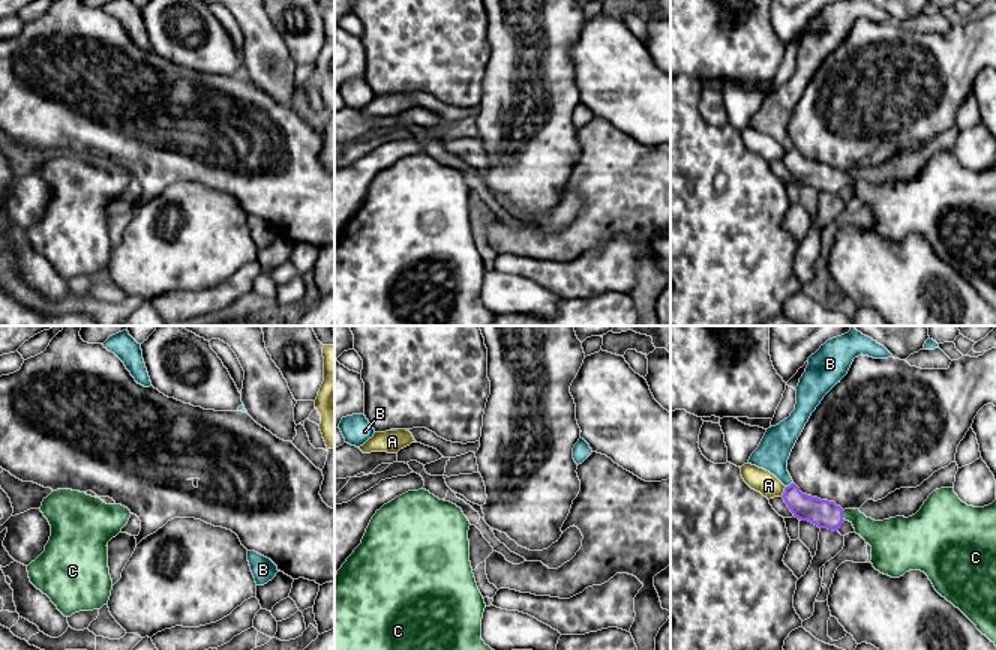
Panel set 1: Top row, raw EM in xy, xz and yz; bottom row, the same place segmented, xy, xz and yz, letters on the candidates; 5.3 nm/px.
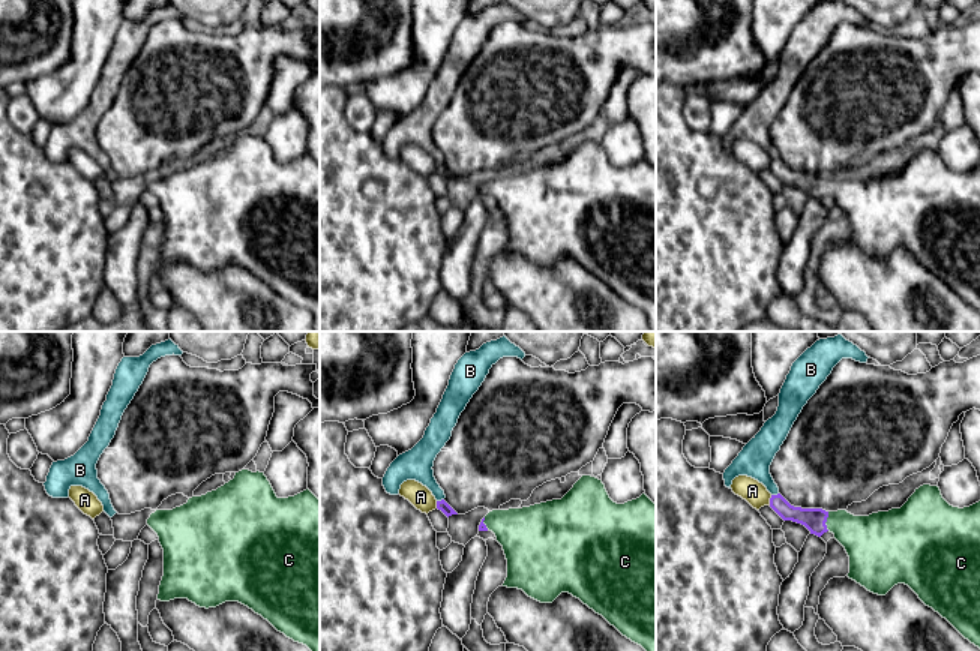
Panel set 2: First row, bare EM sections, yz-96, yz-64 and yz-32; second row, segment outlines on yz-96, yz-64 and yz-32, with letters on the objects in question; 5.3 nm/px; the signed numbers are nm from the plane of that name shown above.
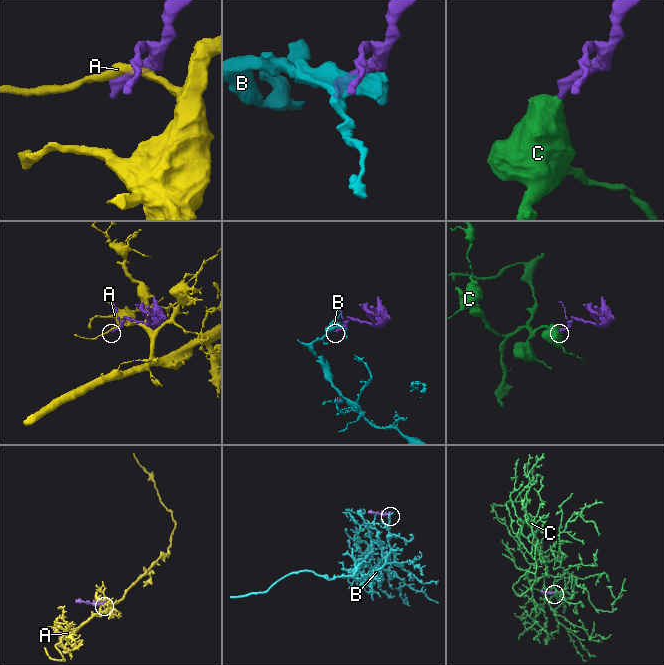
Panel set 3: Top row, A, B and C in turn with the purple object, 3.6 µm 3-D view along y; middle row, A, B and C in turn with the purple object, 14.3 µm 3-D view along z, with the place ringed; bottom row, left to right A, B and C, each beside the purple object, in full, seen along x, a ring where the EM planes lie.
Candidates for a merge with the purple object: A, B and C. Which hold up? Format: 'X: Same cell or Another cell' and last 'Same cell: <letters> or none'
A: Another cell
B: Another cell
C: Same cell
Same cell: C

